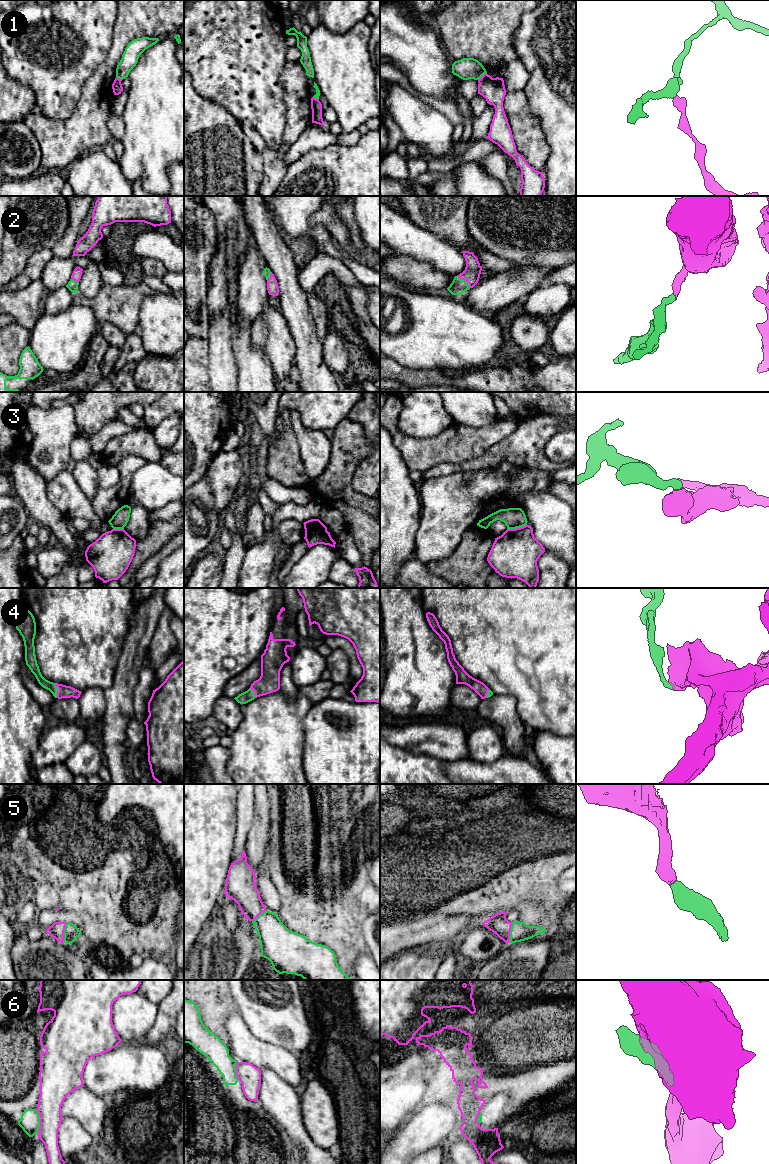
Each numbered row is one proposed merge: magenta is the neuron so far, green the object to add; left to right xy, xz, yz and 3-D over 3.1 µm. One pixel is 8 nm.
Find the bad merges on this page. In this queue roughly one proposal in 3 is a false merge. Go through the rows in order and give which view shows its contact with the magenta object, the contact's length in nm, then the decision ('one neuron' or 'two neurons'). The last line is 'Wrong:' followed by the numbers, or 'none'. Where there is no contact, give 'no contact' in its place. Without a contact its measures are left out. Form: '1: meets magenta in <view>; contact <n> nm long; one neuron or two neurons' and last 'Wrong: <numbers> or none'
1: meets magenta in yz; contact 100 nm long; two neurons
2: meets magenta in yz; contact 150 nm long; one neuron
3: meets magenta in yz; contact 170 nm long; two neurons
4: meets magenta in xy; contact 120 nm long; one neuron
5: meets magenta in yz; contact 170 nm long; one neuron
6: meets magenta in xy; contact 180 nm long; two neurons
Wrong: 1, 3, 6

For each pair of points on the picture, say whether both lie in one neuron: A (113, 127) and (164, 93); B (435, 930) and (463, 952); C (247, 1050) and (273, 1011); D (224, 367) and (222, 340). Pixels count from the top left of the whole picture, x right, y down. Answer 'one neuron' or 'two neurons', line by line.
A: two neurons
B: two neurons
C: two neurons
D: one neuron

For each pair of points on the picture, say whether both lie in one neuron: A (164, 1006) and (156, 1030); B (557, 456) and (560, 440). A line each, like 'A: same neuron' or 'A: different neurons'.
A: same neuron
B: same neuron

